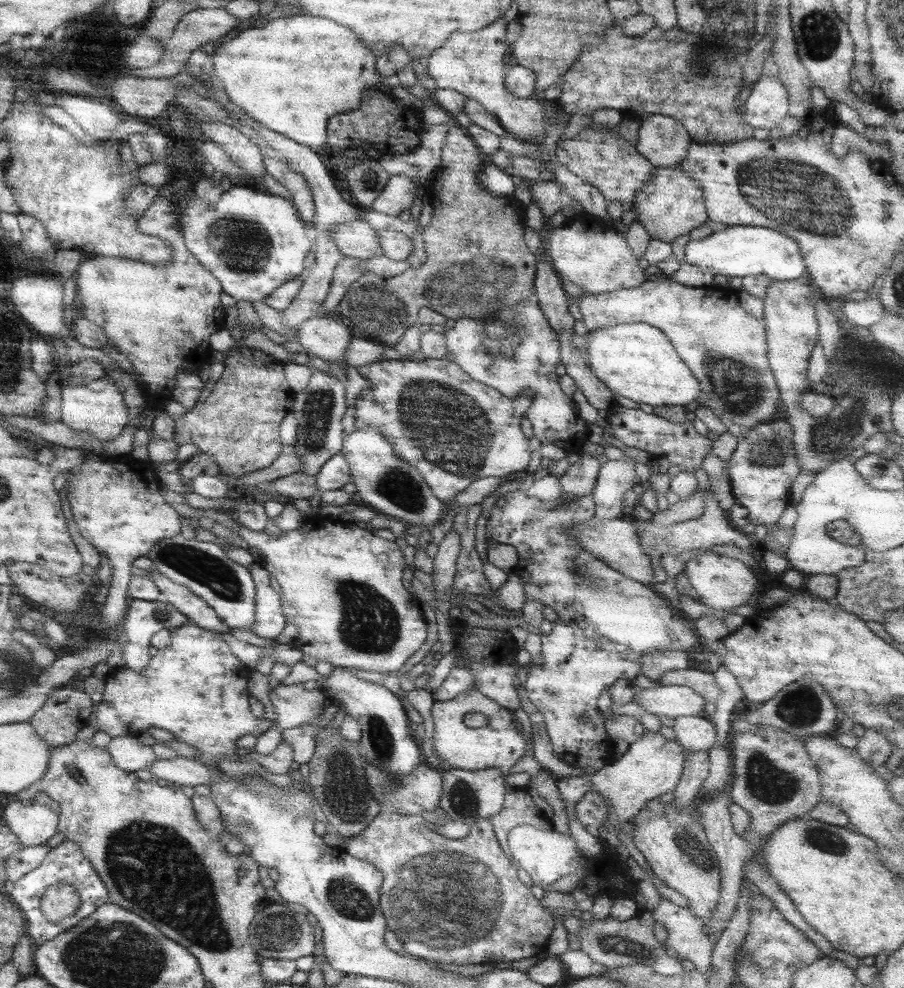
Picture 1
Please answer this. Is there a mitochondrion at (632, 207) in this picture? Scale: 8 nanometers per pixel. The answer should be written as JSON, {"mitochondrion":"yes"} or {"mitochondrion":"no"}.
{"mitochondrion":"no"}

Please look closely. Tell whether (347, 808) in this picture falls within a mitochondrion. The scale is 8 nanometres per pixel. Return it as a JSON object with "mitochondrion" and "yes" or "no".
{"mitochondrion":"yes"}

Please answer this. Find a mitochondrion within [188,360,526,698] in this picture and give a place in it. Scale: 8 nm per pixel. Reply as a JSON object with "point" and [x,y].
{"point":[430,410]}

